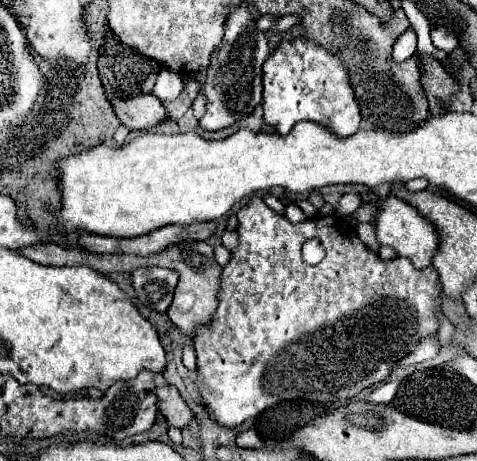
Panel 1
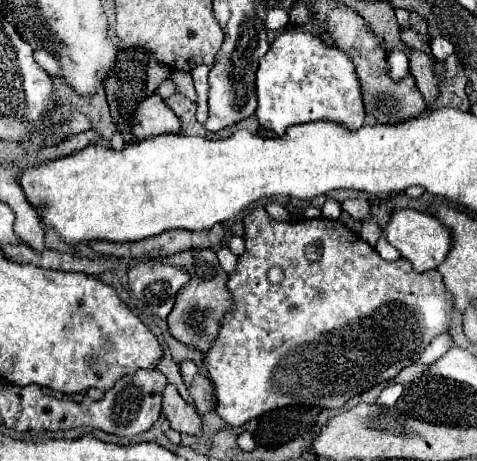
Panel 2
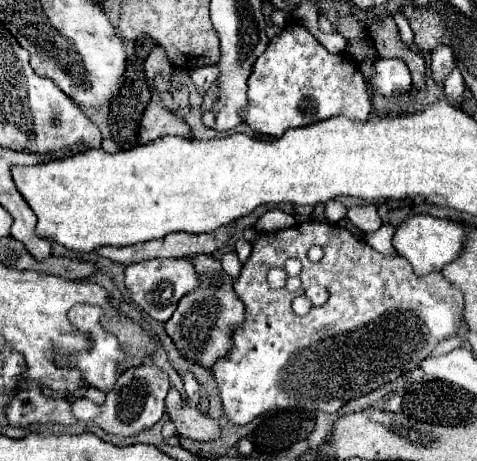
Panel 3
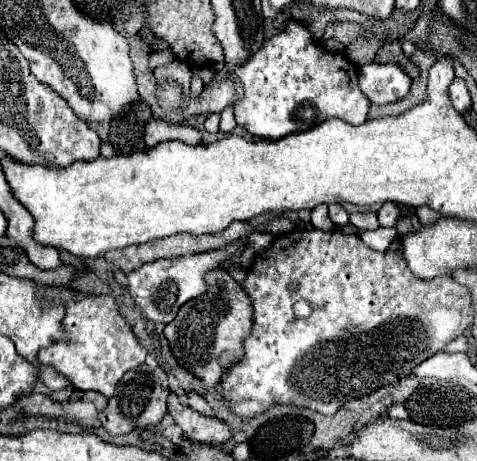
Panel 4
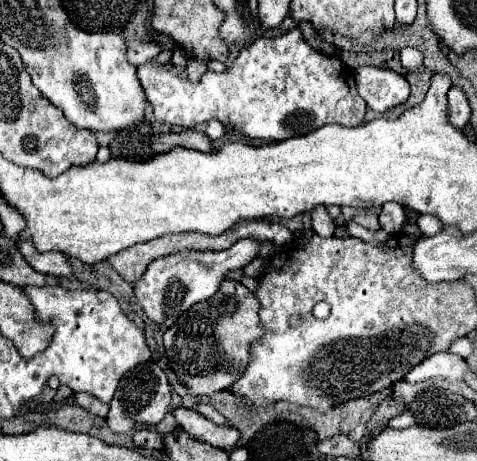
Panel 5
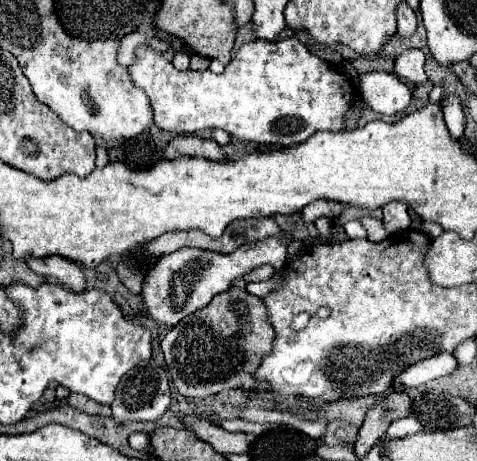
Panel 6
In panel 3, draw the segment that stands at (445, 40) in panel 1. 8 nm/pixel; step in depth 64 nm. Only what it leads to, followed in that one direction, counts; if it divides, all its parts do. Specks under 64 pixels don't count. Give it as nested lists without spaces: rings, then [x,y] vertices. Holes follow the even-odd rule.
[[[438,46],[434,52],[432,52],[432,64],[430,64],[430,70],[432,70],[432,80],[436,84],[444,84],[448,74],[452,72],[454,68],[454,54],[448,46]]]

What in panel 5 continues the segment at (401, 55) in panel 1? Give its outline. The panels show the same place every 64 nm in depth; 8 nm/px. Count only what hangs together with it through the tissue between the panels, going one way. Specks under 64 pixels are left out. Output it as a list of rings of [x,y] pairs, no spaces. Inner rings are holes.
[[[358,68],[356,70],[358,94],[376,112],[388,112],[398,104],[404,104],[410,96],[410,84],[402,74],[384,68]]]

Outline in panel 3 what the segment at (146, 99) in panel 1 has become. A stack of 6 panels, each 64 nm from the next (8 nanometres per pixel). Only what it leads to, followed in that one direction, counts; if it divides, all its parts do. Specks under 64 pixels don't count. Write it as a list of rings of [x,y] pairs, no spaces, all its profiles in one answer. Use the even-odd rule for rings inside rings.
[[[156,96],[150,100],[142,122],[140,122],[140,142],[148,144],[156,138],[162,136],[180,136],[180,138],[192,138],[192,130],[188,128],[188,124],[180,118],[176,118],[172,112],[164,110]]]

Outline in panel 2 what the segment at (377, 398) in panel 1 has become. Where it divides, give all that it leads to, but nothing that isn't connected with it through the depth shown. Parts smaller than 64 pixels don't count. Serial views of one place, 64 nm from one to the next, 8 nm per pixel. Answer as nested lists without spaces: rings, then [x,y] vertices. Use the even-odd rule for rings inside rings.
[[[392,384],[392,386],[382,390],[382,394],[378,396],[378,404],[392,408],[396,404],[396,400],[400,398],[400,394],[402,394],[402,386],[400,384]]]

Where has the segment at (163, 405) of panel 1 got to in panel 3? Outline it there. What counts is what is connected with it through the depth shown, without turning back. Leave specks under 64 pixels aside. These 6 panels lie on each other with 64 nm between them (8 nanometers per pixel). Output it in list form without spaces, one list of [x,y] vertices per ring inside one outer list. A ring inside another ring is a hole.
[[[170,388],[166,396],[166,412],[170,414],[170,420],[178,428],[180,436],[200,442],[216,440],[222,436],[222,428],[218,420],[210,418],[208,414],[202,414],[198,408],[184,402],[176,388]]]

